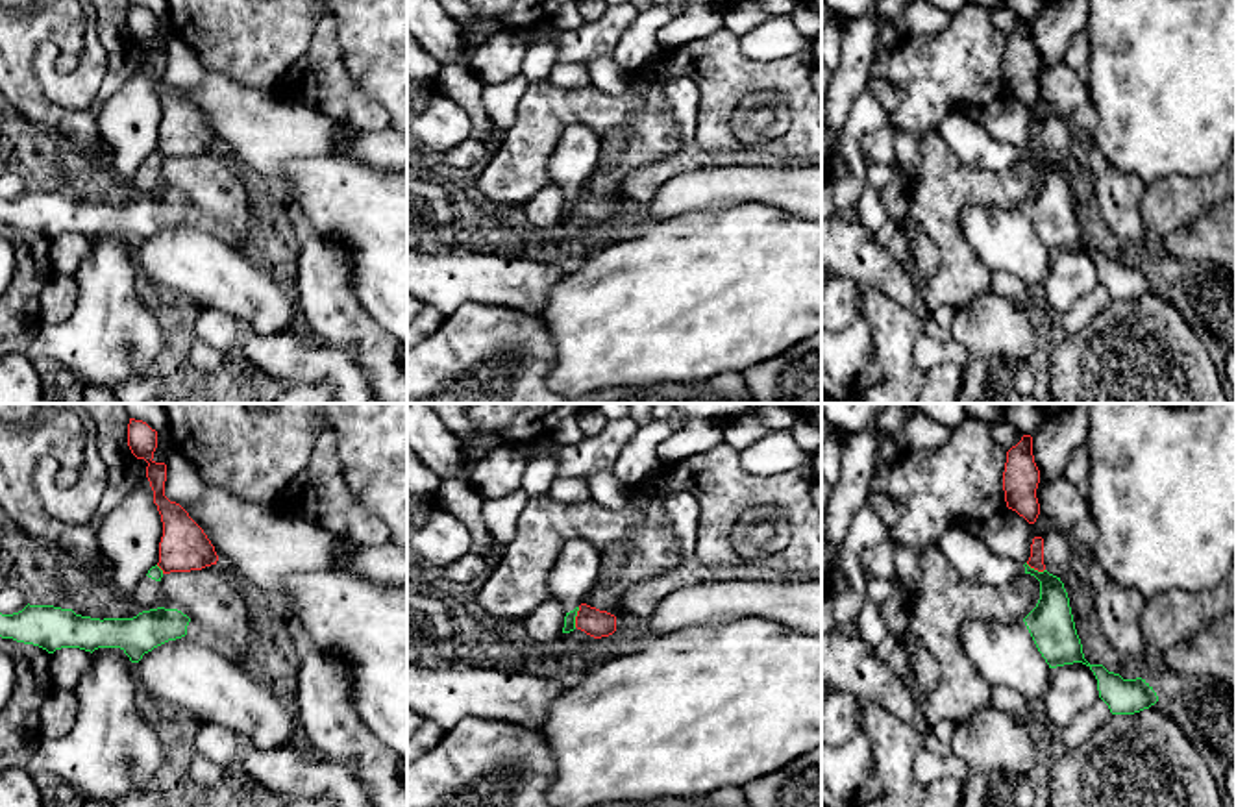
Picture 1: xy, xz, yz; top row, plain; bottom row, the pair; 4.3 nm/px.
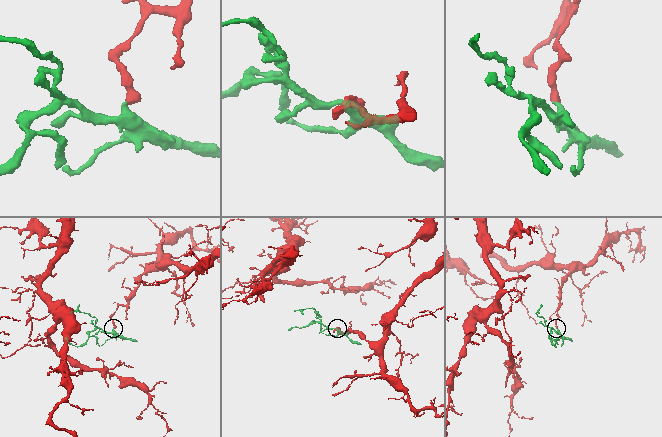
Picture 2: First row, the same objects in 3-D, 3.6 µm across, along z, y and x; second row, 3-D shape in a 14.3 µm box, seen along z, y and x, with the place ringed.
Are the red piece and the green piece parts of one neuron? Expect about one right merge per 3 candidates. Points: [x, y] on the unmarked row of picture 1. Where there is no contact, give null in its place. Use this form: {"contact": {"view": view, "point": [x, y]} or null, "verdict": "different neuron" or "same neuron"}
{"contact": {"view": "xz", "point": [576, 202]}, "verdict": "different neuron"}

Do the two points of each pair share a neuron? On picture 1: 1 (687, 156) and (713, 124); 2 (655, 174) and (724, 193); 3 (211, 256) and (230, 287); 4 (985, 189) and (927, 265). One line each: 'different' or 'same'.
1: different
2: different
3: same
4: different

